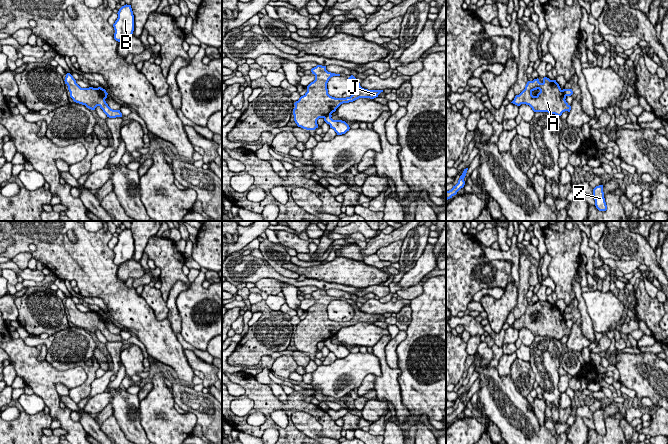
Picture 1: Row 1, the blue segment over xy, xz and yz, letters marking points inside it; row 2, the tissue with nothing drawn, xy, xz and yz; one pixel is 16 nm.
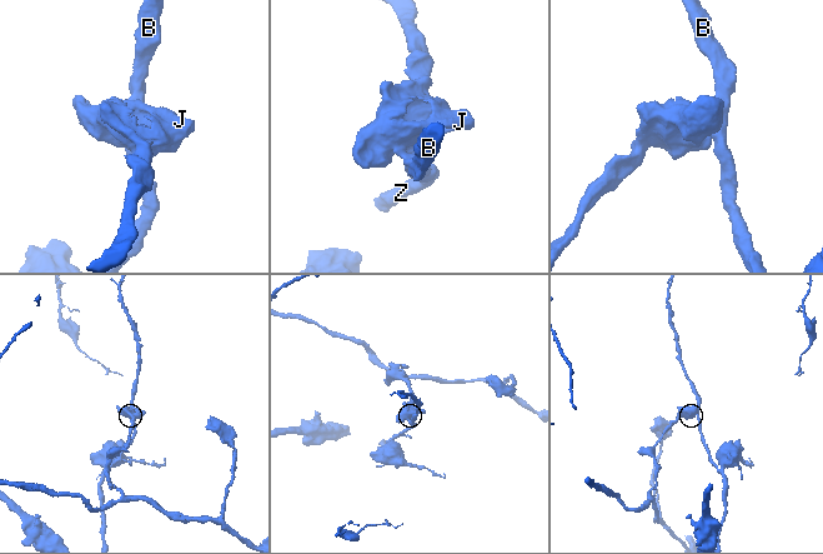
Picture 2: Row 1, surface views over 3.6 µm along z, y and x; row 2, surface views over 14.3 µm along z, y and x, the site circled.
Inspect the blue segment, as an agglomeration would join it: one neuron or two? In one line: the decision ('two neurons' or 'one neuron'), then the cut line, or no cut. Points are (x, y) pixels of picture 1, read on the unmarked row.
two neurons; cut xz (330, 337), (323, 341)

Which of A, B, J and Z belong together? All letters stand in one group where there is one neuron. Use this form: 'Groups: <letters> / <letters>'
Groups: A J / B Z

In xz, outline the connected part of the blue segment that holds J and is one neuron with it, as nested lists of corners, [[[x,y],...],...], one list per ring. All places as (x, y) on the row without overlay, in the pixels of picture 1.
[[[322,289],[312,292],[311,296],[315,299],[315,304],[307,310],[307,316],[294,327],[293,333],[295,347],[306,354],[318,352],[317,344],[332,338],[343,327],[353,326],[359,322],[374,323],[383,316],[383,314],[362,312],[351,299],[348,303],[353,307],[354,317],[350,321],[335,322],[328,318],[327,307],[331,301],[340,298],[328,296],[326,290]]]

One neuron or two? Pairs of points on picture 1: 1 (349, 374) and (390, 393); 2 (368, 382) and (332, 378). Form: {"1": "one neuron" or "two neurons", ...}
{"1": "two neurons", "2": "two neurons"}

